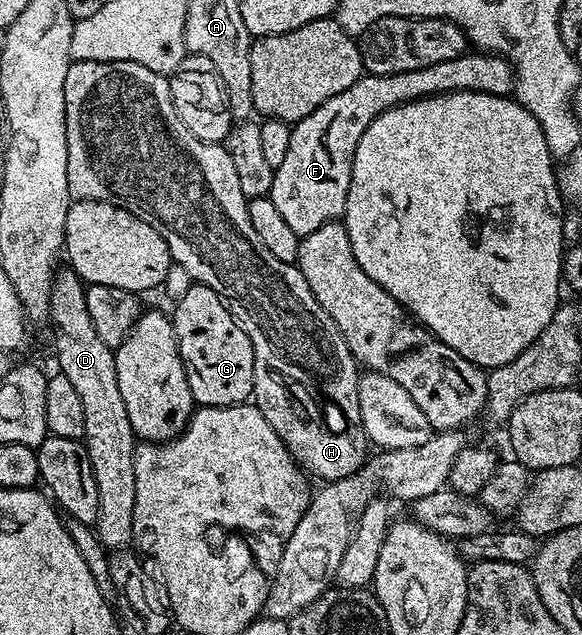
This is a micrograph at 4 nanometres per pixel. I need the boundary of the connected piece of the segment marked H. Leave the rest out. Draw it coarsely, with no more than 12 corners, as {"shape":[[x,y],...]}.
{"shape":[[70,61],[70,199],[163,236],[251,340],[252,401],[322,483],[359,363],[267,252],[228,149],[138,62]]}

